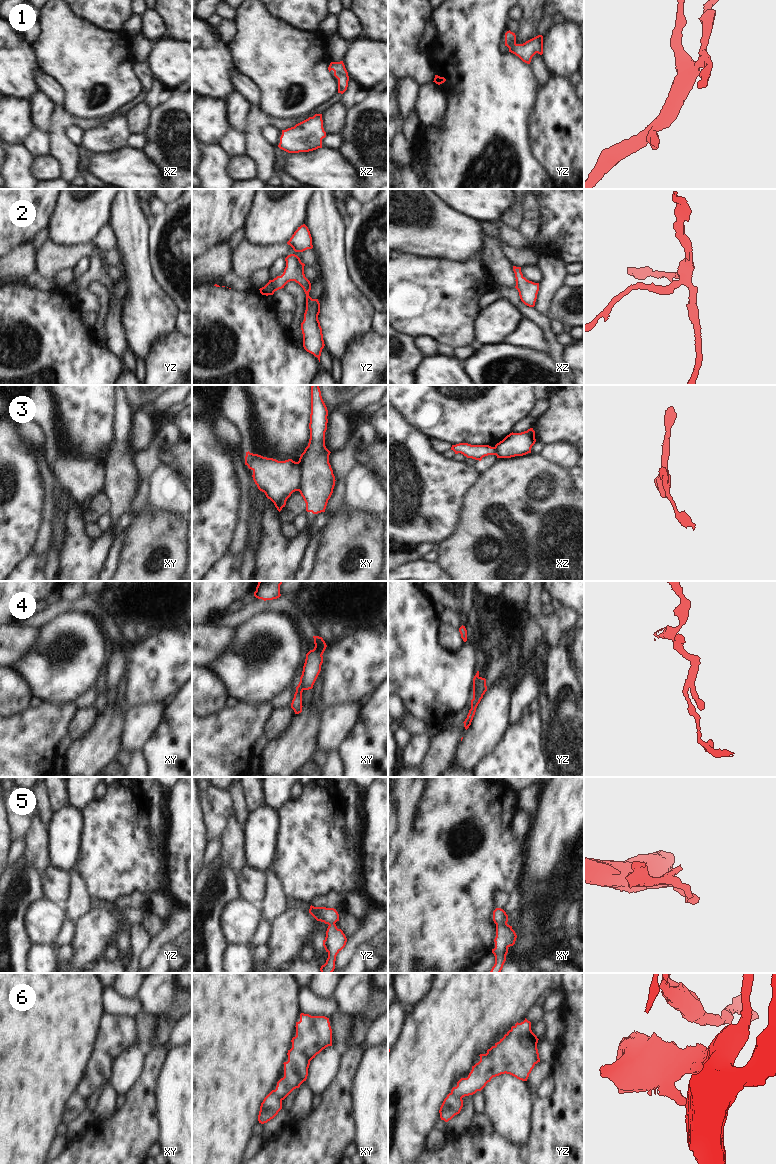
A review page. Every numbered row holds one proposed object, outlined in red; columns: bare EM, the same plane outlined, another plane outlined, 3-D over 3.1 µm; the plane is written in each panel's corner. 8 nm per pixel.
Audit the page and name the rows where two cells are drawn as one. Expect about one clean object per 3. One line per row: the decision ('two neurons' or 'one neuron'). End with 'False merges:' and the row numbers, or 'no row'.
1: one neuron
2: one neuron
3: two neurons
4: two neurons
5: two neurons
6: two neurons
False merges: 3, 4, 5, 6

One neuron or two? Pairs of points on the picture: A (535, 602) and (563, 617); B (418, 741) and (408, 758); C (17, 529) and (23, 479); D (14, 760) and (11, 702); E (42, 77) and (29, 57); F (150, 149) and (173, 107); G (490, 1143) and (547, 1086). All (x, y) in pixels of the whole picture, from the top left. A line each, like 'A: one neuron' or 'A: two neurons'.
A: one neuron
B: one neuron
C: one neuron
D: two neurons
E: two neurons
F: one neuron
G: two neurons

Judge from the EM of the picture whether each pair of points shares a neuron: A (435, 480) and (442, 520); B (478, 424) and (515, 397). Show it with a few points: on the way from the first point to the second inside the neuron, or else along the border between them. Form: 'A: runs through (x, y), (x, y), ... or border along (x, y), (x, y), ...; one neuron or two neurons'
A: runs through (435, 490), (435, 510); one neuron
B: runs through (487, 415), (506, 397); one neuron

